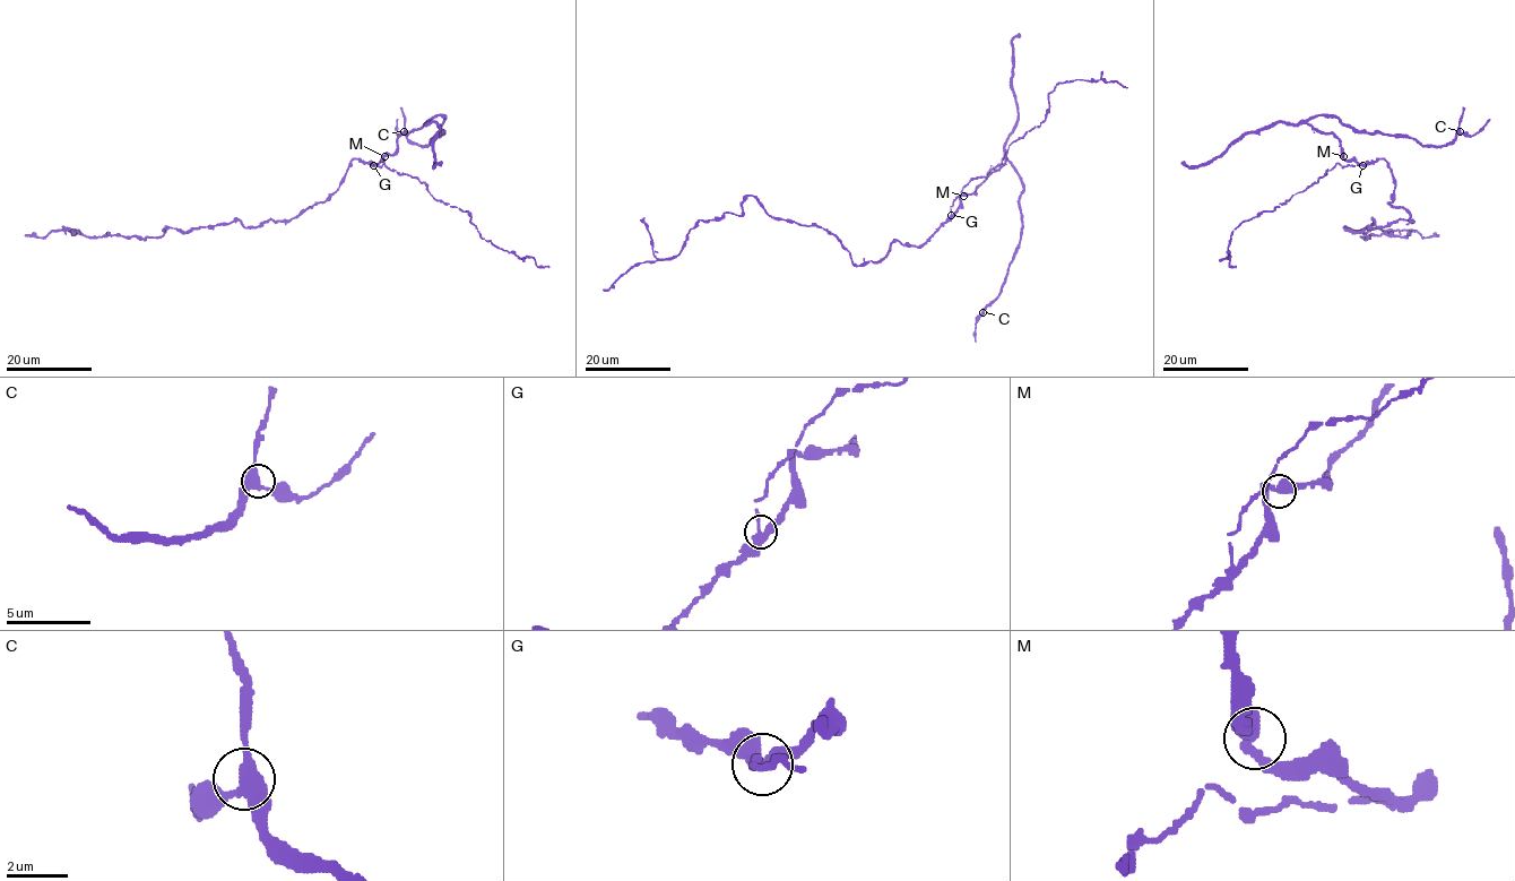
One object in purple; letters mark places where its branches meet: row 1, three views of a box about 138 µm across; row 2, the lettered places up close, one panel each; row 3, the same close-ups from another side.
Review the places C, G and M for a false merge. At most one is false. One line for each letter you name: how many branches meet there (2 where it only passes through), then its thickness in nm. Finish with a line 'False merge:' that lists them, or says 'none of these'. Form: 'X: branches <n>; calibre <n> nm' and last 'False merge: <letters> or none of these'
G: branches 3; calibre 320 nm
False merge: G

